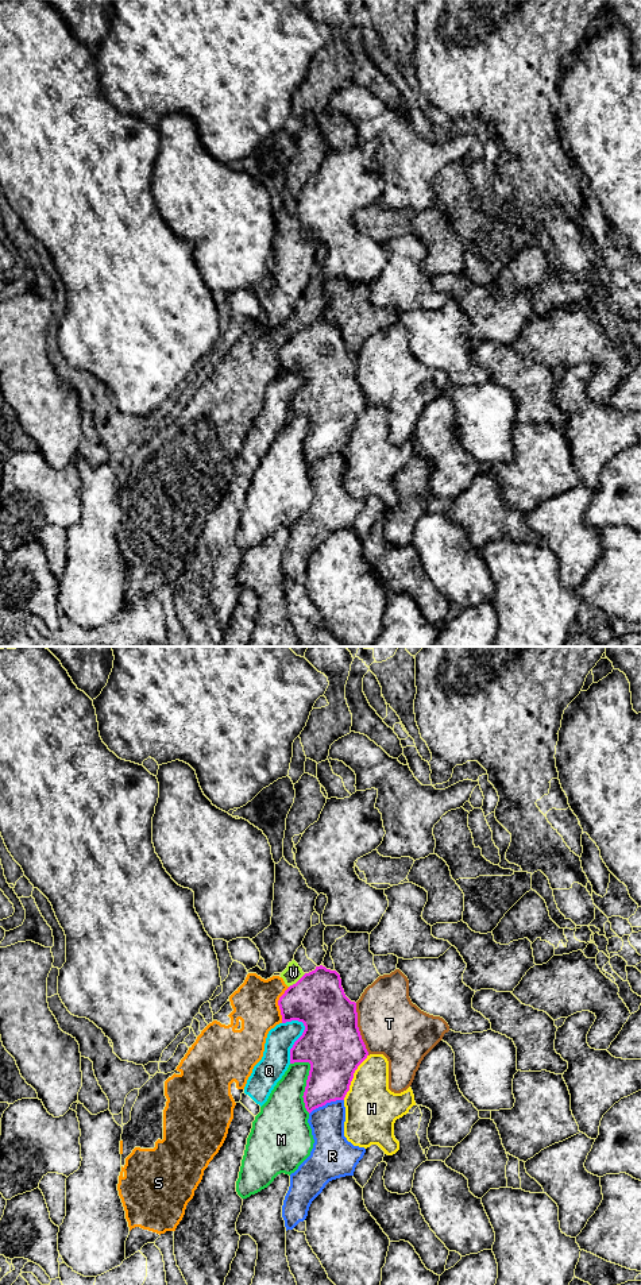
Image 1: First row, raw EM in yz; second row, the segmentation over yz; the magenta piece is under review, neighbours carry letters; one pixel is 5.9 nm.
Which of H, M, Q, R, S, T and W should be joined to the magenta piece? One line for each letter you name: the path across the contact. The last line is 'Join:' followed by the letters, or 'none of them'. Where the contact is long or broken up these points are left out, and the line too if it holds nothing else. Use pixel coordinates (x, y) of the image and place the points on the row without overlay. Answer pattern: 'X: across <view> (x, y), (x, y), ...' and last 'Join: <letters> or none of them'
Join: none of them

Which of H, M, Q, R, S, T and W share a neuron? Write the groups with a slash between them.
H / M / Q / R / S W / T

